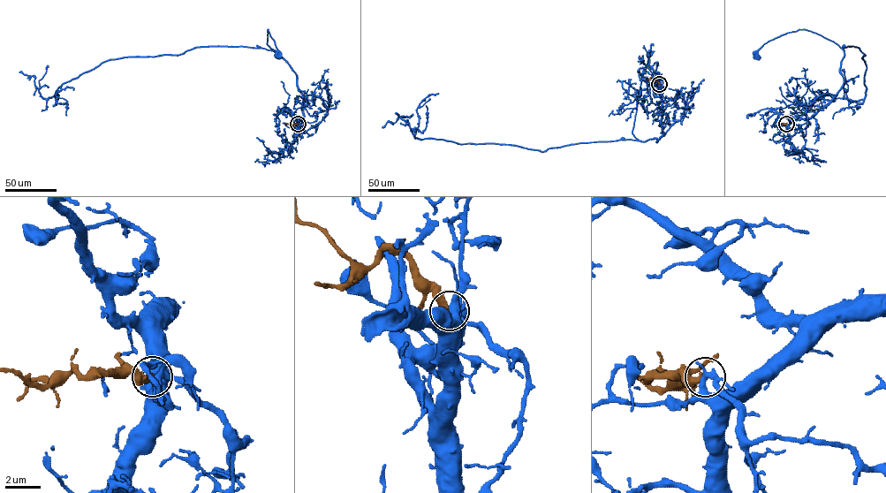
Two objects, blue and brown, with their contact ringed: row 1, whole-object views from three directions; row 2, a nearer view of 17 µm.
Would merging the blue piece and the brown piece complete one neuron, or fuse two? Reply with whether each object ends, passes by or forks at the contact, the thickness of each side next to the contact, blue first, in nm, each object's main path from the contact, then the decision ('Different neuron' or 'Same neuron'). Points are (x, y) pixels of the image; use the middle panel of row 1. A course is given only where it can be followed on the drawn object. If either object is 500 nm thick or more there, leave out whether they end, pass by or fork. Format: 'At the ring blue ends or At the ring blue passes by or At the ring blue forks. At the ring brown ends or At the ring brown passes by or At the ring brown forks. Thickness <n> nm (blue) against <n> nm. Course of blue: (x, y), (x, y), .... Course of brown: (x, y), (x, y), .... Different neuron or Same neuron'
At the ring blue passes by. At the ring brown ends. Thickness 340 nm (blue) against 400 nm. Course of blue: (660, 84), (662, 134), (657, 142), (655, 139), (641, 141), (632, 133), (638, 93), (650, 54). Course of brown: (659, 84), (656, 80), (647, 79). Different neuron

